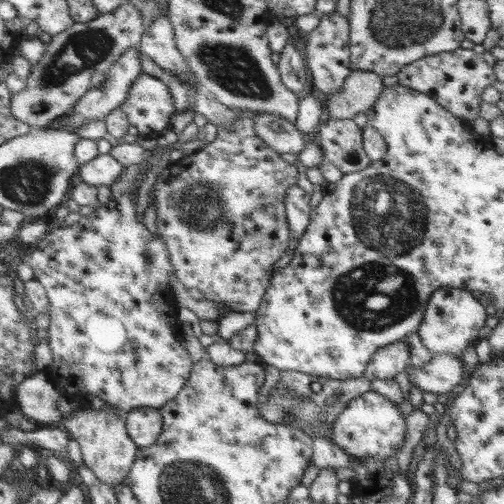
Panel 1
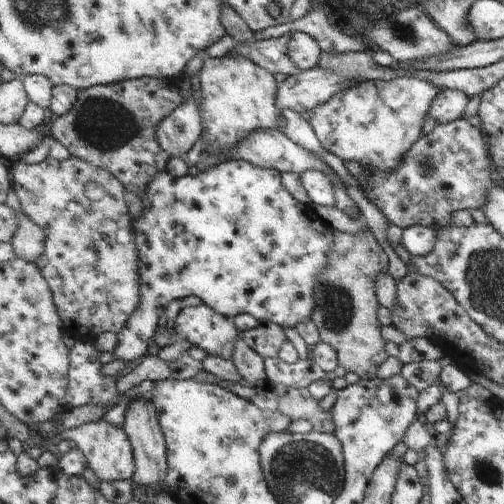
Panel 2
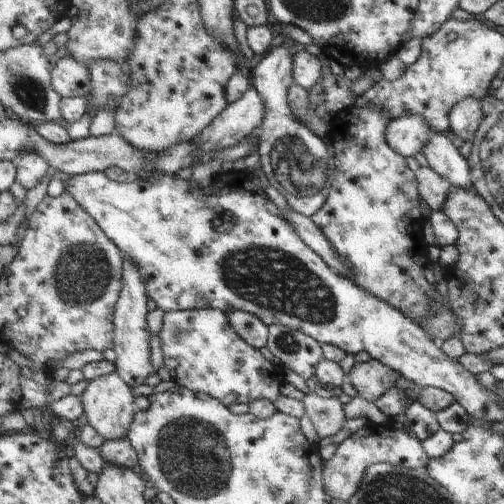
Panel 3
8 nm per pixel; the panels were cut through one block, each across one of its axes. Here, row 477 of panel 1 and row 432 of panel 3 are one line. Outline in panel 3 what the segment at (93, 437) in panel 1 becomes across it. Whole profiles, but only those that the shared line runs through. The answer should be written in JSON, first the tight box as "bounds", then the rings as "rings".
{"bounds":[83,372,137,442],"rings":[[[115,372],[111,376],[97,378],[95,382],[89,382],[87,390],[83,392],[83,412],[87,414],[87,422],[107,440],[107,442],[117,442],[117,440],[127,440],[129,430],[133,428],[133,420],[137,418],[137,408],[135,408],[135,392],[133,388]]]}

